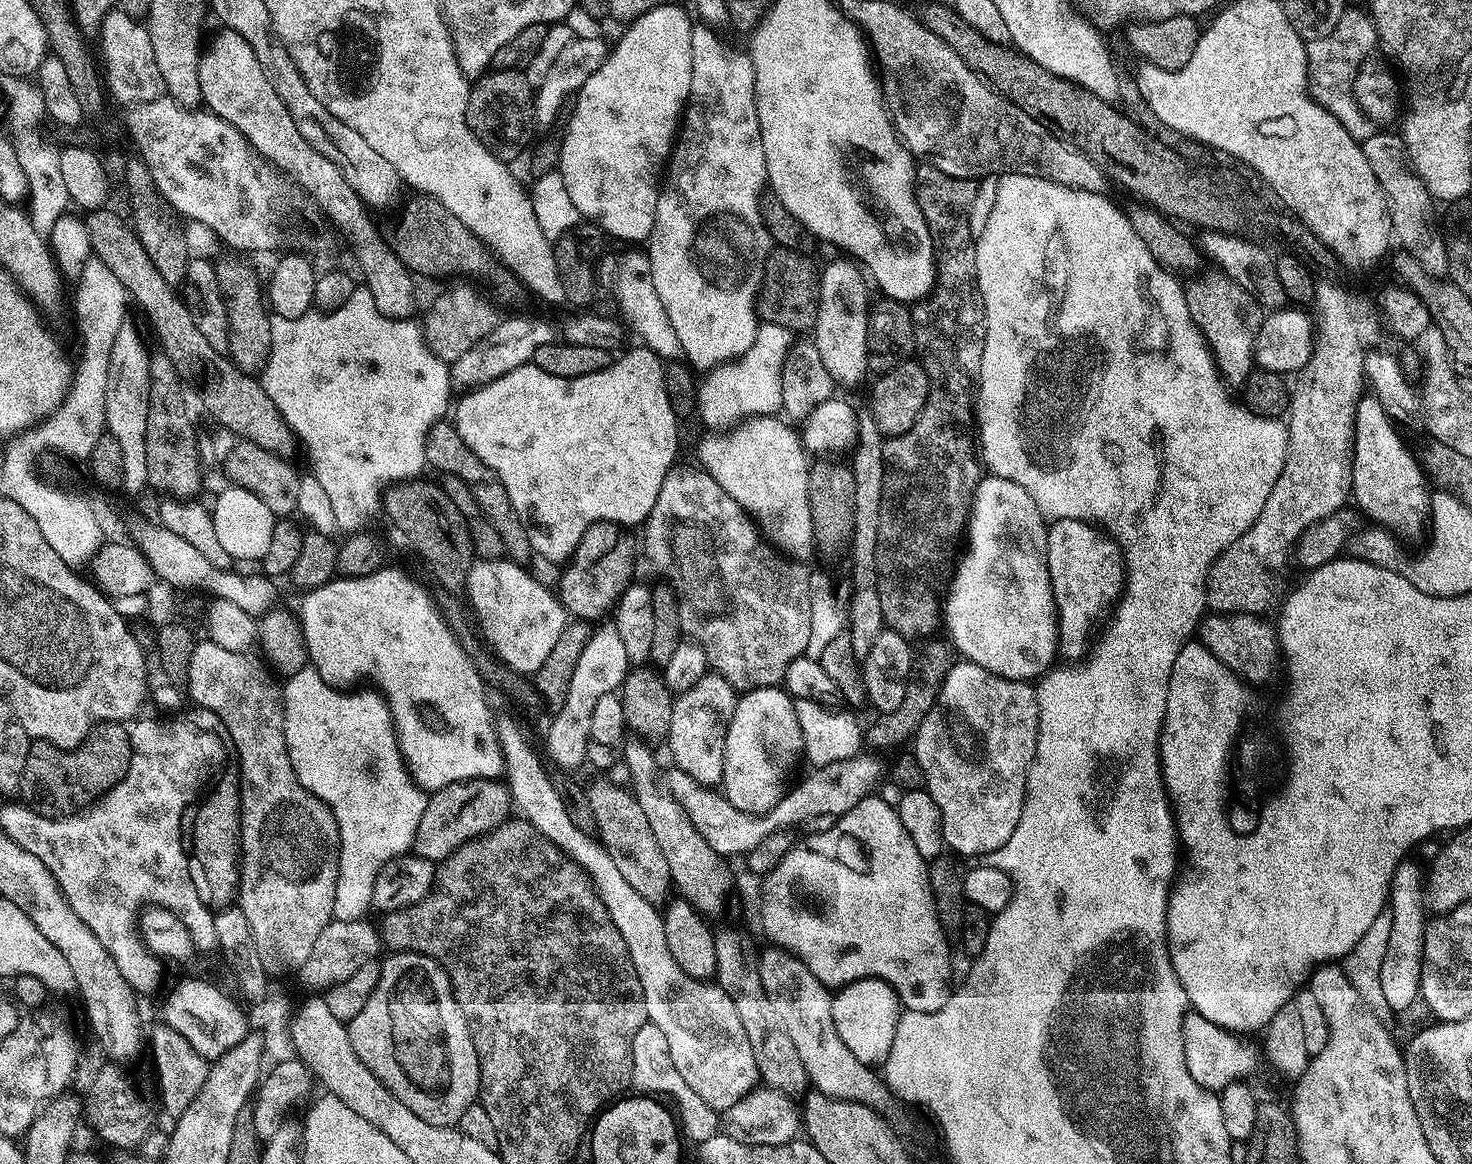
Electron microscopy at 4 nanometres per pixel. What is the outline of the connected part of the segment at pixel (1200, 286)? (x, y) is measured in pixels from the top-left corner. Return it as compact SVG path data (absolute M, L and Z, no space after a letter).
M1216 270L1213 276L1208 276L1205 280L1185 283L1184 297L1186 306L1190 306L1190 316L1194 318L1208 347L1212 349L1212 358L1220 369L1221 377L1229 385L1240 386L1254 370L1256 335L1266 312L1250 290L1242 285L1239 288L1228 288L1228 284L1224 284L1226 276L1227 273L1223 270Z

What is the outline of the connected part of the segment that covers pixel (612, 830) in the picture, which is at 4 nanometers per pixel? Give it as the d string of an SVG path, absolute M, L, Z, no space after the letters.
M609 782L589 787L587 793L590 810L594 810L598 839L610 858L614 858L614 866L618 866L622 878L626 878L646 902L663 905L674 892L670 866L666 866L666 857L662 855L662 849L654 839L654 830L650 830L650 822L646 822L646 813L638 806L635 795L627 787Z

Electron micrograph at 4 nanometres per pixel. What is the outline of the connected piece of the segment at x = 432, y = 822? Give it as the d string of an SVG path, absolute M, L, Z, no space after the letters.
M503 779L463 780L440 788L428 796L426 810L422 810L416 842L415 855L433 862L442 862L458 846L475 836L484 836L509 819L513 811L512 794Z

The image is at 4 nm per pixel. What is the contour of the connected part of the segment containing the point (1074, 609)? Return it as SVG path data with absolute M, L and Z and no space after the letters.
M1058 520L1049 527L1048 569L1061 637L1086 635L1104 604L1111 605L1119 597L1126 579L1120 545L1087 520Z

